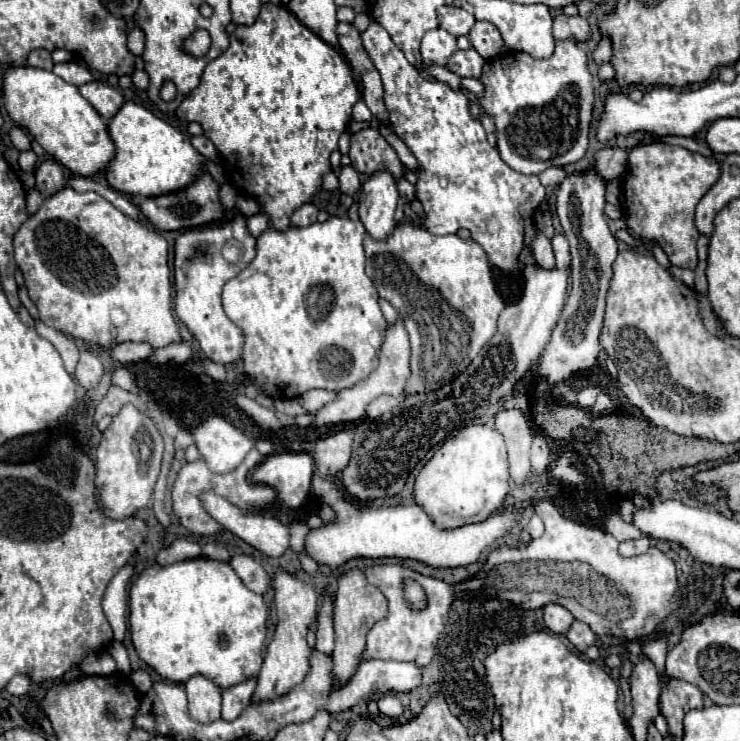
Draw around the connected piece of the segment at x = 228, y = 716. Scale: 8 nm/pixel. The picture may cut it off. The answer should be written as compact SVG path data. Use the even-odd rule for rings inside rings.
M248 678L222 692L222 718L226 722L236 720L242 714L242 710L250 704L254 686L256 686L256 678Z

